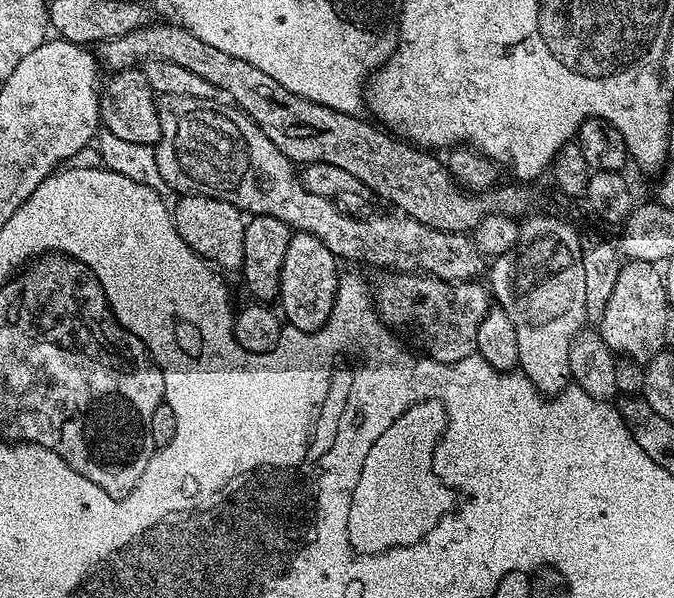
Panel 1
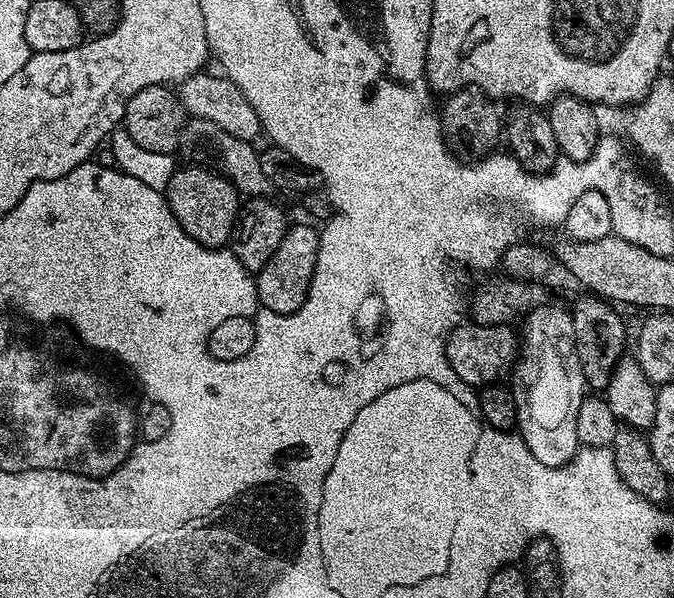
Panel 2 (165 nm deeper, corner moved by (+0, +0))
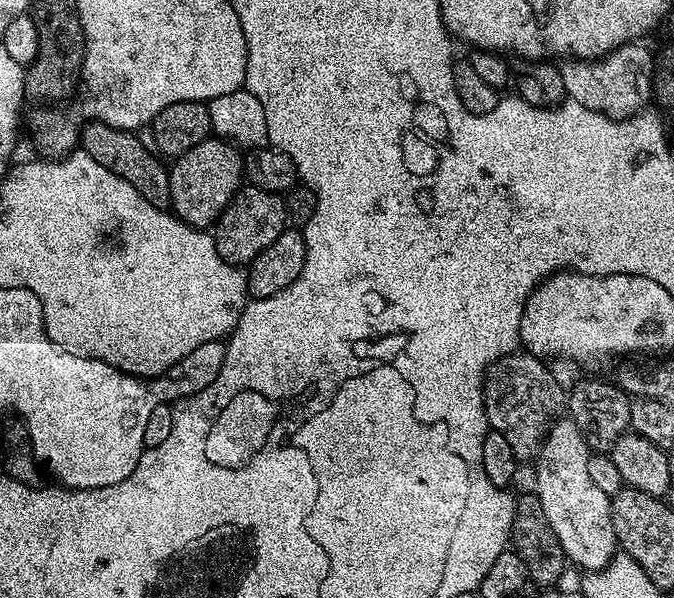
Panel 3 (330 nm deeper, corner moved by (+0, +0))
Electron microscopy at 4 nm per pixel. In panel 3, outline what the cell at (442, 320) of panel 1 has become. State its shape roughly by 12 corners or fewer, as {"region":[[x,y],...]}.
{"region":[[517,350],[489,366],[484,413],[531,461],[566,400],[545,361]]}

